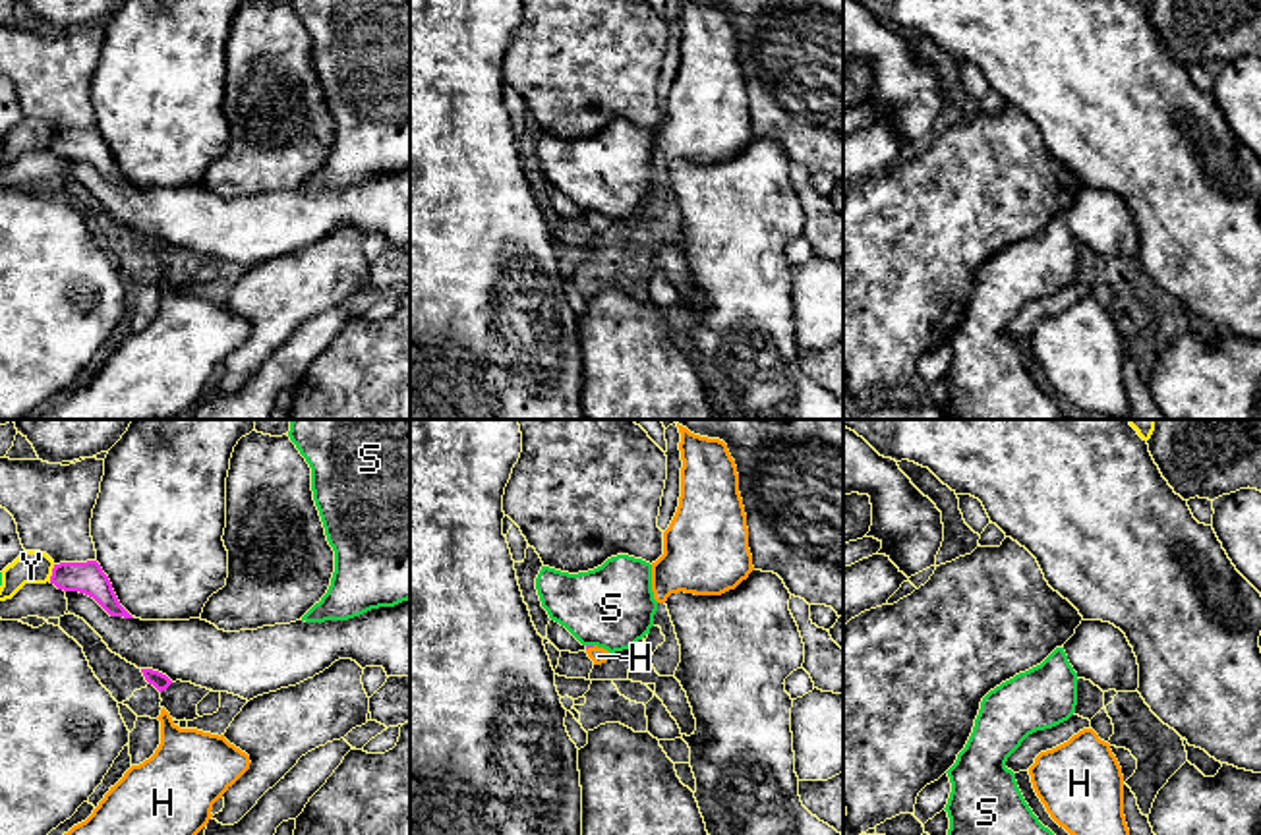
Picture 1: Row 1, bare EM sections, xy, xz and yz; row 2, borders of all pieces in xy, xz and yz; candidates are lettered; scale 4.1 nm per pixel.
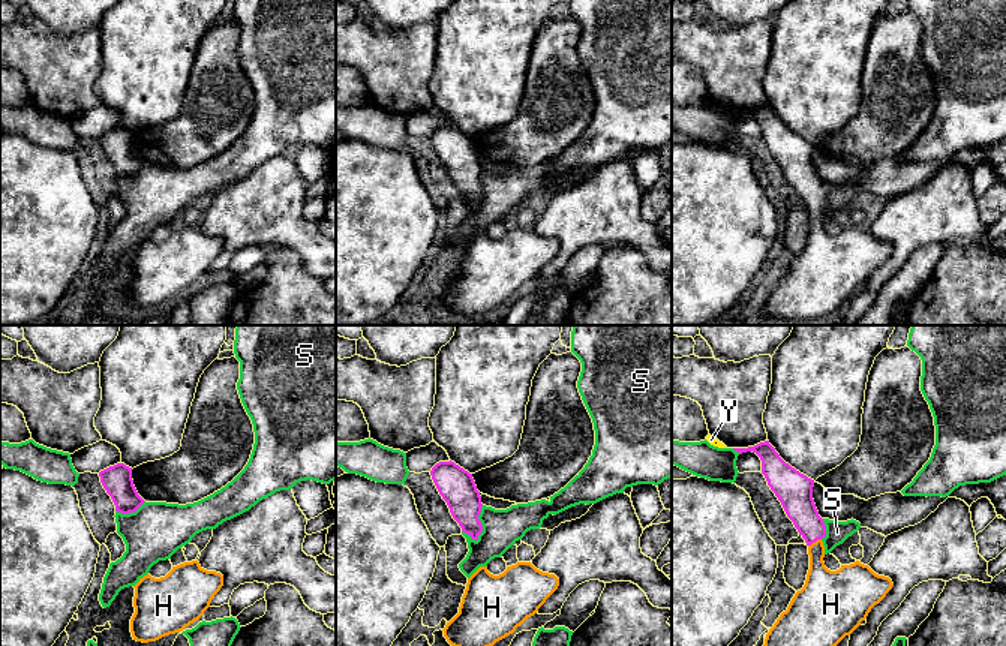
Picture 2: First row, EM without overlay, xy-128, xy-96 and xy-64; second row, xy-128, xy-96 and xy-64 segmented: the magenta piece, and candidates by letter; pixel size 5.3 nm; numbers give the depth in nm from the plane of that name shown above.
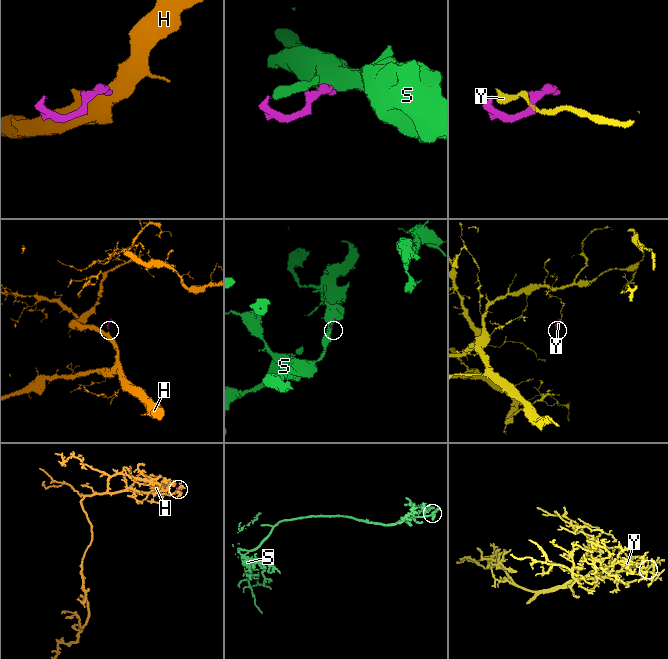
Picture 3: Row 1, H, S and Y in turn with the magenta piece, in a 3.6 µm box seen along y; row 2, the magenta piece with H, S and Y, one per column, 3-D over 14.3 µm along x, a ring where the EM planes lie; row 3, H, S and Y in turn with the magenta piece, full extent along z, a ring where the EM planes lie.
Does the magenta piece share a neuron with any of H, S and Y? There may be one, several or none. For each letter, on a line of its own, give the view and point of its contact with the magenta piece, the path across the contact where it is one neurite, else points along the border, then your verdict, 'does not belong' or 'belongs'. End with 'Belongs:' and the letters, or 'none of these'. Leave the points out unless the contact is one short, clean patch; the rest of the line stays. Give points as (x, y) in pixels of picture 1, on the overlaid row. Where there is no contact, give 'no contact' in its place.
H: xz (590, 646) | across xz (586, 646), (590, 646), (598, 656) | belongs
S: xz (590, 646) | does not belong
Y: xy (53, 573) | along xy (55, 565), (49, 580) | does not belong
Belongs: H

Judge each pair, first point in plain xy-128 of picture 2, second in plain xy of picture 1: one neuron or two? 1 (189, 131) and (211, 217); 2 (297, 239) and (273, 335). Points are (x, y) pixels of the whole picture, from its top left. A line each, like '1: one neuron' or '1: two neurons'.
1: two neurons
2: one neuron

